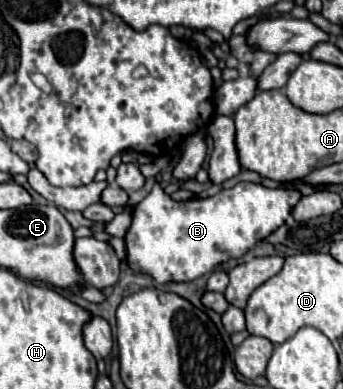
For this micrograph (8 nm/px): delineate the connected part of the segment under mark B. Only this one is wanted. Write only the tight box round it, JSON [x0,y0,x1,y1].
[124,183,300,283]

